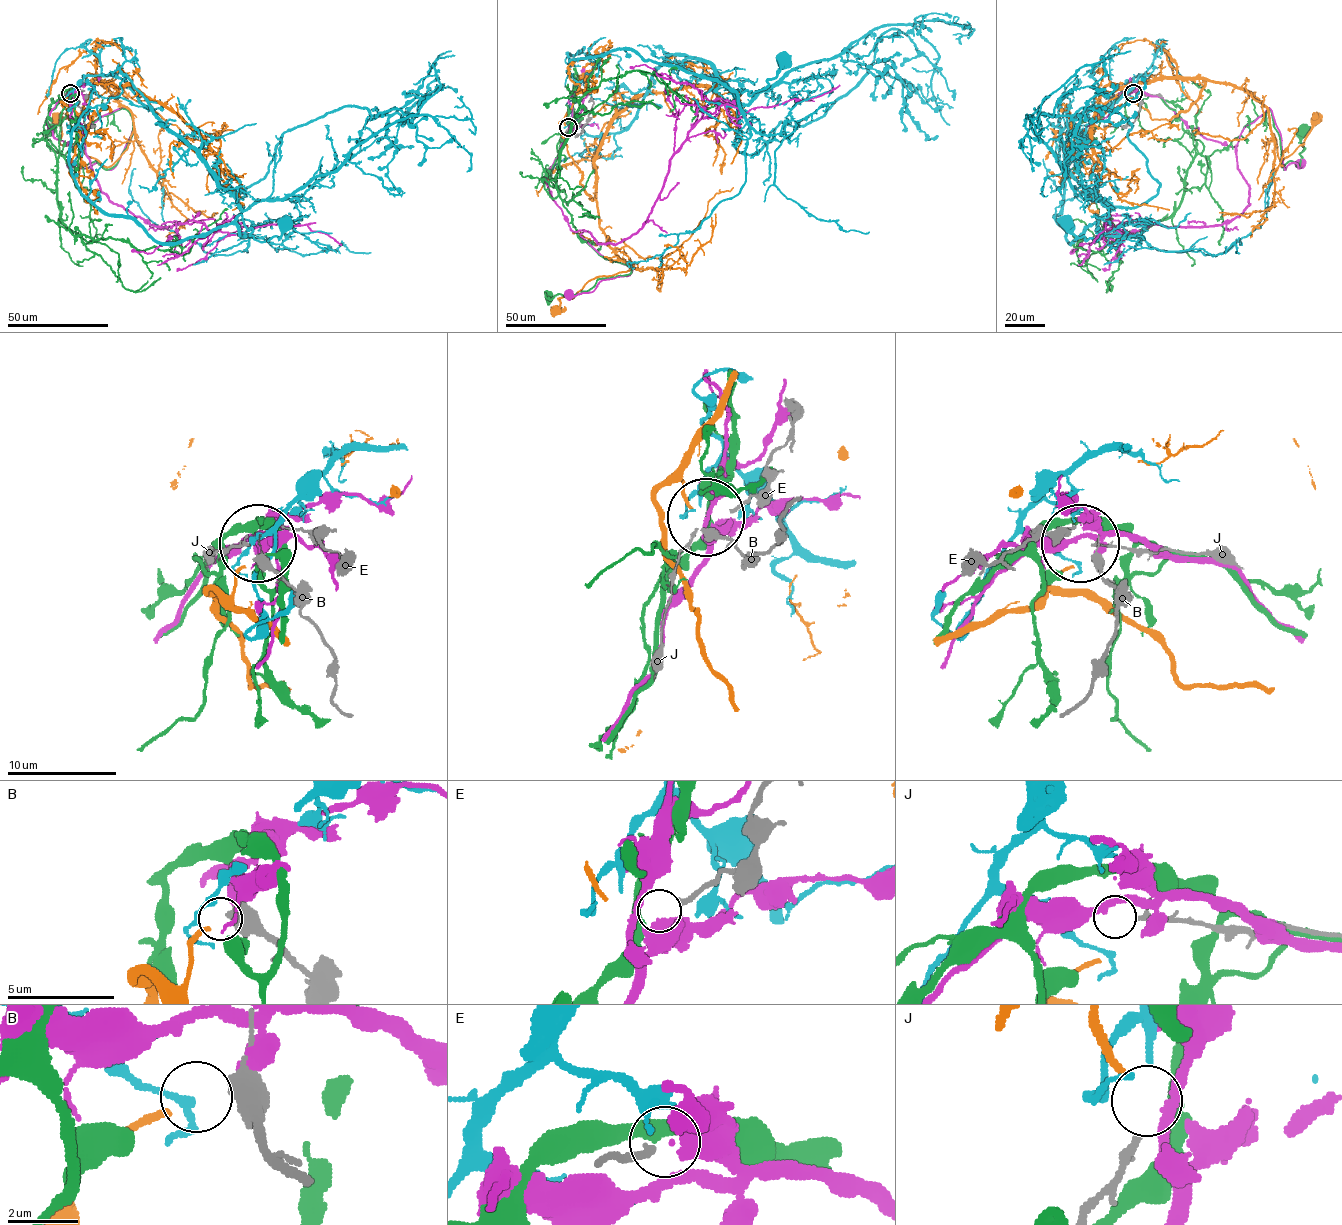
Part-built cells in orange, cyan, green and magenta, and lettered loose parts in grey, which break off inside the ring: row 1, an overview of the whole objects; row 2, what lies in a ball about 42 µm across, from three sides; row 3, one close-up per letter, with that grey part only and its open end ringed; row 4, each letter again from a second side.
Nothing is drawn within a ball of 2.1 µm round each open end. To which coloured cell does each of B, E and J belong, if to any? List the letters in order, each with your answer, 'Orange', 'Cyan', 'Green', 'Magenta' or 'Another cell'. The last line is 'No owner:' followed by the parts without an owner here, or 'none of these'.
B: Orange
E: Green
J: Cyan
No owner: none of these

